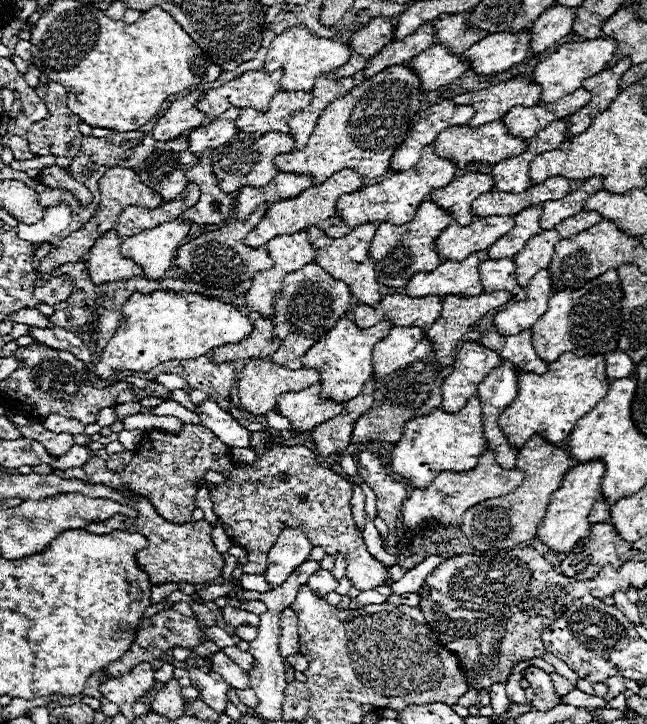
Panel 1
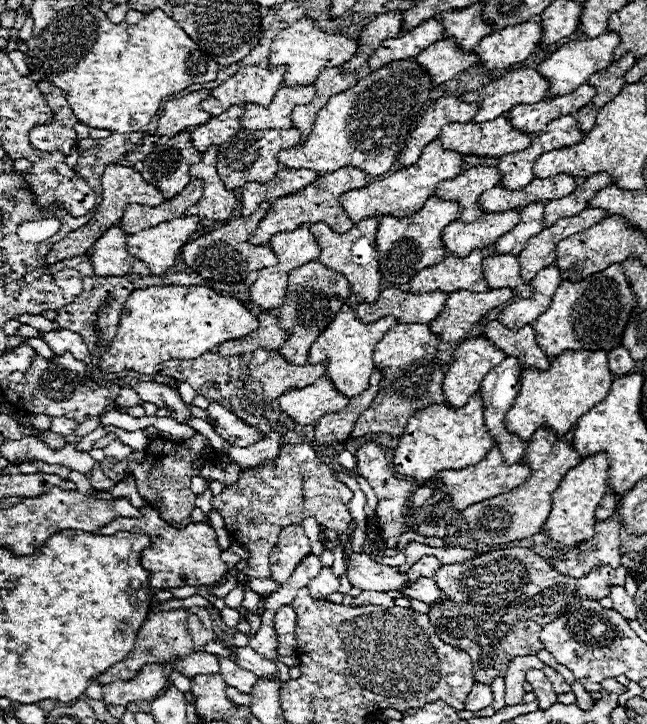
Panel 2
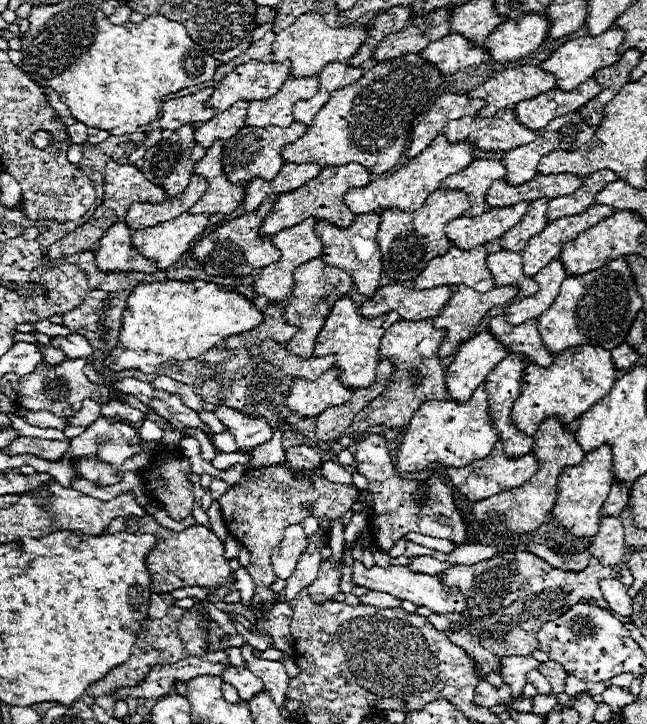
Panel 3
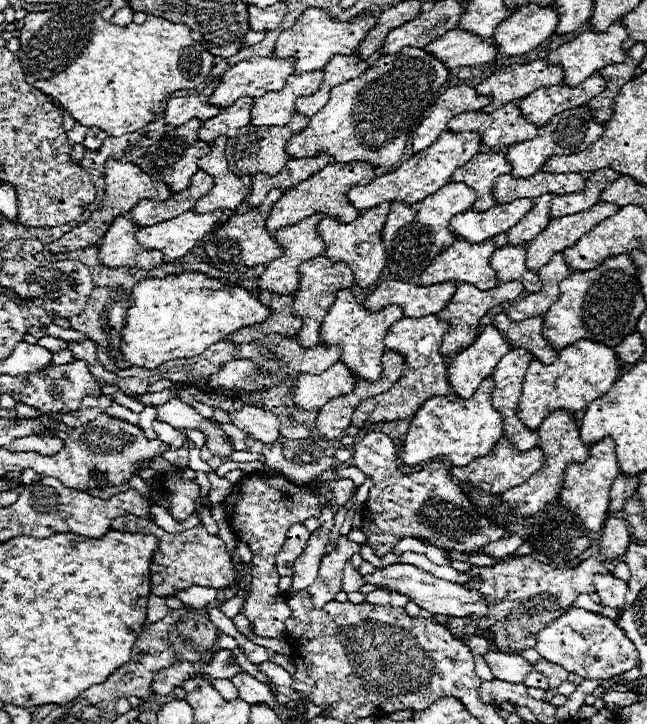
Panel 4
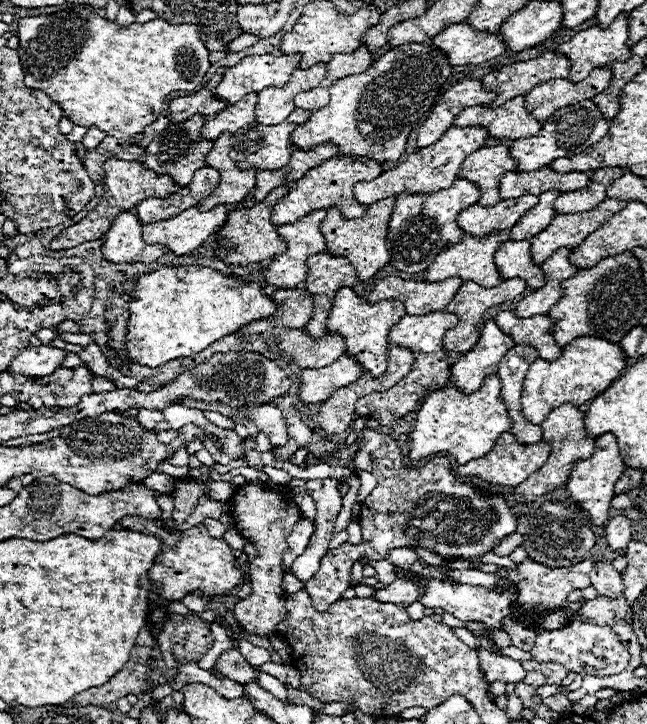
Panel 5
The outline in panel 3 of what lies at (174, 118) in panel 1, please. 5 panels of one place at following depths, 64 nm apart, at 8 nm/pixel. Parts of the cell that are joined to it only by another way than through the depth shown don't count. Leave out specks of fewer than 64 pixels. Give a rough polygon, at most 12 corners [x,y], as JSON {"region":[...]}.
{"region":[[214,88],[172,98],[162,106],[160,128],[202,124],[216,112],[204,108]]}

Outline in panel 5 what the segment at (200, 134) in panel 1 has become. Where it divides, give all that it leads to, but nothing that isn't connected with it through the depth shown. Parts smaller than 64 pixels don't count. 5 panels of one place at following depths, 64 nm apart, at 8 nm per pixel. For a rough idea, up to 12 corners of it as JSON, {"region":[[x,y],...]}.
{"region":[[248,94],[202,126],[204,138],[236,134],[254,122],[258,94]]}

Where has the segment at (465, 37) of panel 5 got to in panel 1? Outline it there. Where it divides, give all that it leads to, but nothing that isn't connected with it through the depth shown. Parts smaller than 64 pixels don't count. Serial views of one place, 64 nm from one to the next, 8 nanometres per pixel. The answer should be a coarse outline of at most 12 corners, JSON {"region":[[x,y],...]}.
{"region":[[432,44],[408,66],[420,90],[432,92],[460,78],[470,66]]}

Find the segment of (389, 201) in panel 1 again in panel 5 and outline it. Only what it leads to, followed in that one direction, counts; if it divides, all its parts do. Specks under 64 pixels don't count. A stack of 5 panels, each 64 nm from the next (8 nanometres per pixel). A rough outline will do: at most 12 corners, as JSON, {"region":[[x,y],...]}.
{"region":[[454,128],[372,182],[362,206],[402,192],[432,194],[454,184],[464,158],[488,132]]}

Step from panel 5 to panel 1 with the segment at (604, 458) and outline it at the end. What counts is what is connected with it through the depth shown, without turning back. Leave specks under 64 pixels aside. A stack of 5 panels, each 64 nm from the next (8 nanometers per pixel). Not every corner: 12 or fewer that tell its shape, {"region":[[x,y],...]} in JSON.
{"region":[[600,460],[564,474],[536,538],[556,554],[590,530],[606,468]]}

